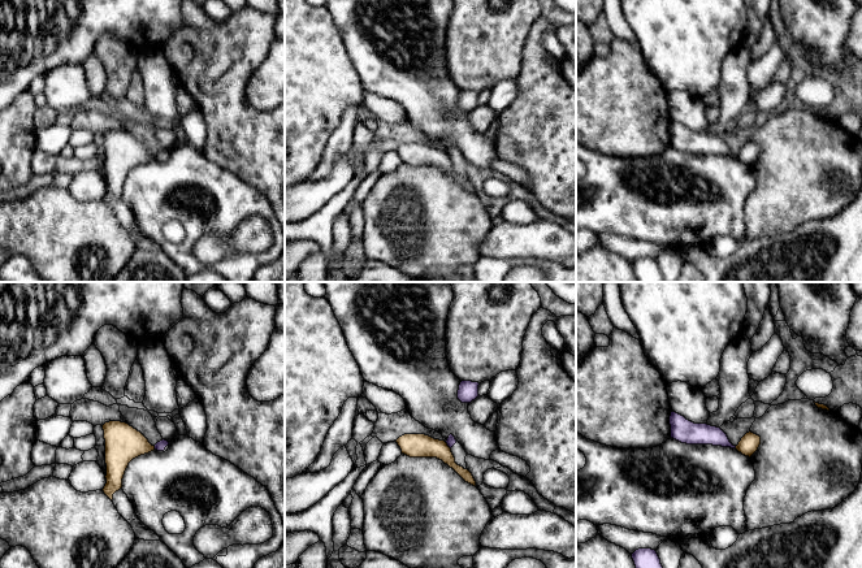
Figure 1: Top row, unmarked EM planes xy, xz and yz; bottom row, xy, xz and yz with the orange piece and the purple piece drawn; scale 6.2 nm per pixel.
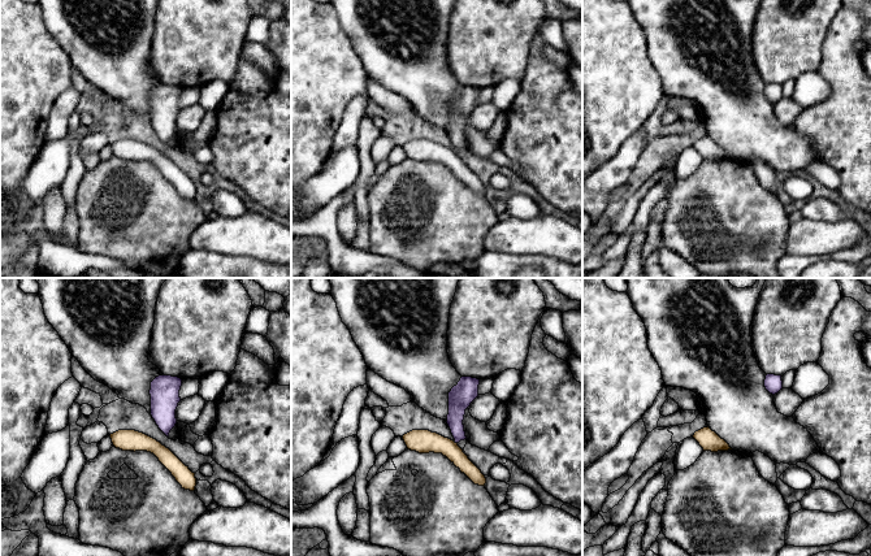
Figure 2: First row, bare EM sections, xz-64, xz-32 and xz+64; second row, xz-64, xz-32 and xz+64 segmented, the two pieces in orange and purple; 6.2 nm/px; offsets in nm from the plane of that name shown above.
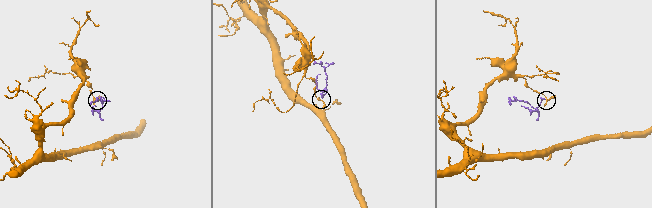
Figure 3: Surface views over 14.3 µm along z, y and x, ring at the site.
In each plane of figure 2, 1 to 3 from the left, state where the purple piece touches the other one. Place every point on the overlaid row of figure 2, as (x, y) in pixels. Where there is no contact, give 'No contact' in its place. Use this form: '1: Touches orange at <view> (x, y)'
1: No contact
2: Touches orange at xz-32 (454, 442)
3: No contact

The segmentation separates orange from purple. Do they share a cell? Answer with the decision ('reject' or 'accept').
reject

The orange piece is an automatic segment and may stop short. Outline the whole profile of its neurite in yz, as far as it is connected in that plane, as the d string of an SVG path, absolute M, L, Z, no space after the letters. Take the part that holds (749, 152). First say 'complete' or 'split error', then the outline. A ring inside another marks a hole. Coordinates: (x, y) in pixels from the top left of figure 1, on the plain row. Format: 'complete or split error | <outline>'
complete | M749 140L741 147L738 153L736 155L736 159L742 164L750 166L758 159L759 153L761 146Z

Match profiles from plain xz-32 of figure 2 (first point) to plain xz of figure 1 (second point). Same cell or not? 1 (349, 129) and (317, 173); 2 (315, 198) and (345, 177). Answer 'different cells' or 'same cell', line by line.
1: same cell
2: same cell

